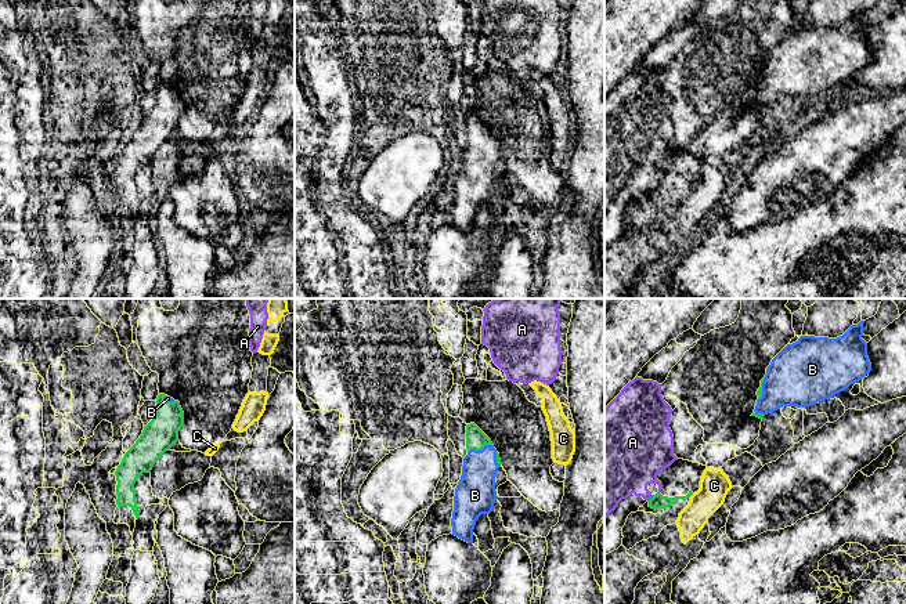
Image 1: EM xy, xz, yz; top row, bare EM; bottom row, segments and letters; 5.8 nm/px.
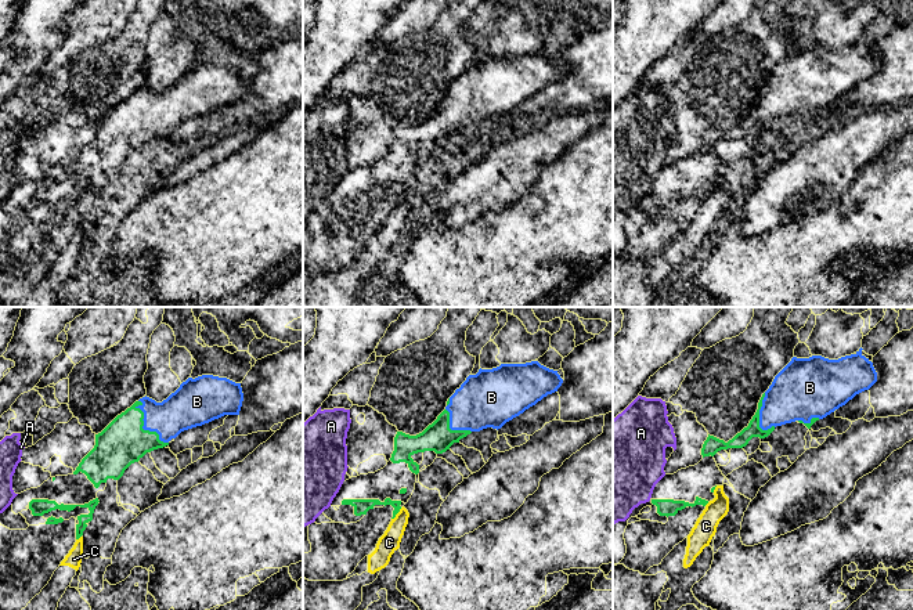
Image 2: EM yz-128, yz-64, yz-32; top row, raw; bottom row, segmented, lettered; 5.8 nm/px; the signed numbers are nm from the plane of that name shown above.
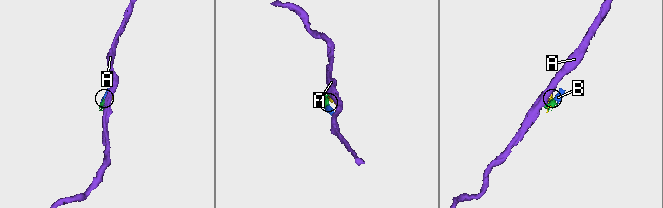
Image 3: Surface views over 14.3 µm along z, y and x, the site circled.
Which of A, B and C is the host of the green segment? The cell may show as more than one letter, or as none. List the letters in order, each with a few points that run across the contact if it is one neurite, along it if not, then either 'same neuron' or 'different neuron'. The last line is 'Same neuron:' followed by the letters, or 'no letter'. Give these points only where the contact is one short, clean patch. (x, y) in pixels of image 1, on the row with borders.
A: line yz (659, 492), (648, 501); different neuron
B: same neuron
C: line yz (693, 494), (689, 496); different neuron
Same neuron: B

